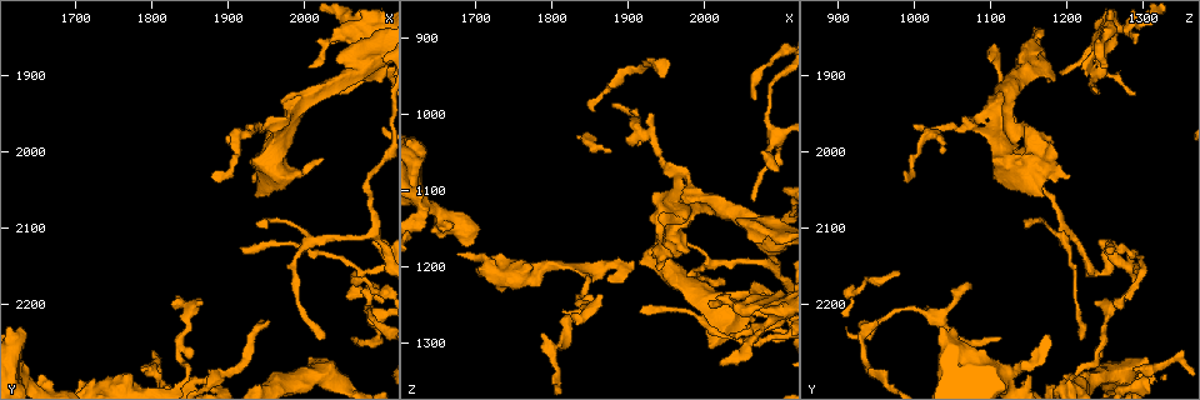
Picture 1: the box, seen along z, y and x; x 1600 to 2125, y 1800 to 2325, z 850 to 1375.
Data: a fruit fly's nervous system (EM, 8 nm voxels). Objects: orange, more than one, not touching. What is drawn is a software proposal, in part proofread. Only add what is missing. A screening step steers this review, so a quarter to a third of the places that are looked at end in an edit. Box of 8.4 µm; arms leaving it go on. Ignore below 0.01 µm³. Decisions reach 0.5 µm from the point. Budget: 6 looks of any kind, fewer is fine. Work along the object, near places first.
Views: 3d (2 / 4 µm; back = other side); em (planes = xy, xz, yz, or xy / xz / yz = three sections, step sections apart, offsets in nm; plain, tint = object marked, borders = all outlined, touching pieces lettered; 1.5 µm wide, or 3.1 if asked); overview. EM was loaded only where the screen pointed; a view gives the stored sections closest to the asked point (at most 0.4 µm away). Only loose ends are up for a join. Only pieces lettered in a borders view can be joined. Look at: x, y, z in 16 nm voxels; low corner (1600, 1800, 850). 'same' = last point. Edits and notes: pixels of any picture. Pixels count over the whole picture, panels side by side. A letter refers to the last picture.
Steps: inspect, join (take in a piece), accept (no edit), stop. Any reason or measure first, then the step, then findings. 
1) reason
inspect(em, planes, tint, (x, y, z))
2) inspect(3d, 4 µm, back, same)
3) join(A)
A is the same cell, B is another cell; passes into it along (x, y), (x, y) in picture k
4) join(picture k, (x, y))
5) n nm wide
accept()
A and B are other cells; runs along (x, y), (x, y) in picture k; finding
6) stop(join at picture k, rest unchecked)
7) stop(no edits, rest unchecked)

thin end
inspect(3d, 4 µm, (2005, 1890, 1250))

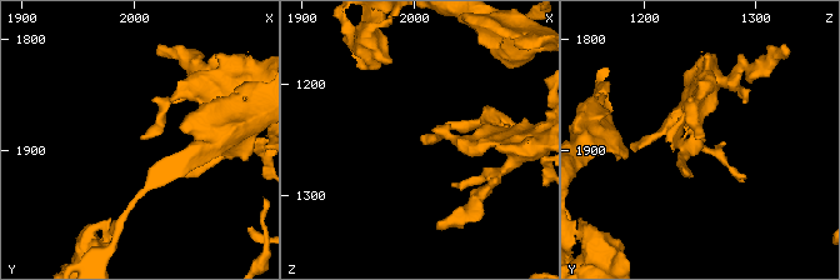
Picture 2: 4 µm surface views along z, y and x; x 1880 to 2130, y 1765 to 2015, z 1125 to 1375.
shape alone is not enough
inspect(em, xy, step 8, borders, (2006, 1890, 1250))

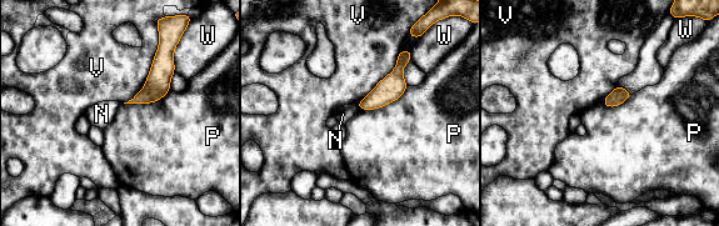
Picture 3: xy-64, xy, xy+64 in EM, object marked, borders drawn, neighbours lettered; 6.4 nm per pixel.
accept()
N, P, V and W are other cells; border along (408, 86), (382, 106), (359, 109) in picture 3; none of them fits

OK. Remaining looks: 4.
an open end
inspect(3d, 4 µm, (2100, 2170, 1070))

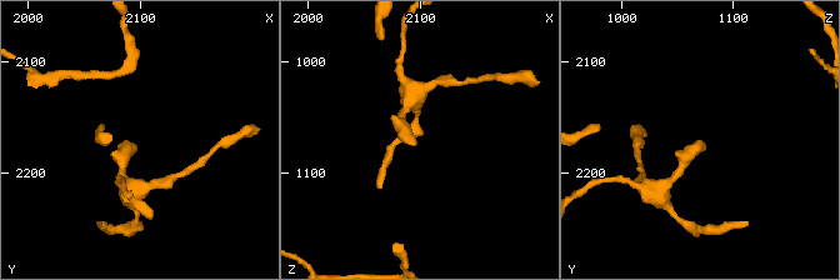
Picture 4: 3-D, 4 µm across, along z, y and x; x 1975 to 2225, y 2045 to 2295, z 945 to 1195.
inspect(em, planes, borders, (2094, 2172, 1072))

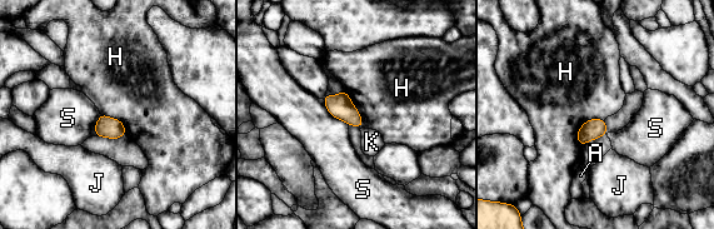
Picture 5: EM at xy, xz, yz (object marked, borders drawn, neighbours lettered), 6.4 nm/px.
S touches over 240 nm
accept()
A, H, J, K and S are other cells; no lettered piece goes on from it

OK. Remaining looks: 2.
branch stops here
inspect(em, planes, borders, (2010, 2270, 1300))

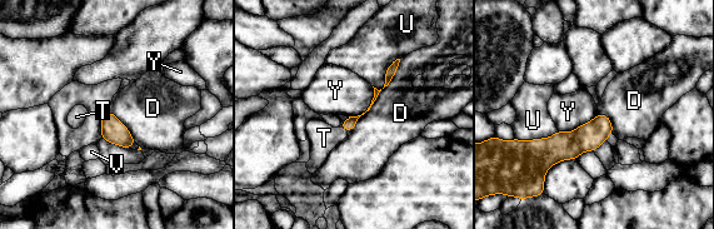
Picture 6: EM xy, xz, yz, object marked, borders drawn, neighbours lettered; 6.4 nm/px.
D touches over 600 nm
join(picture 6, (324, 138))
T is the same cell, D, U, V and Y are other cells; the neuron continues

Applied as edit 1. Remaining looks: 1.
stop(join at picture 6, rest unchecked)

